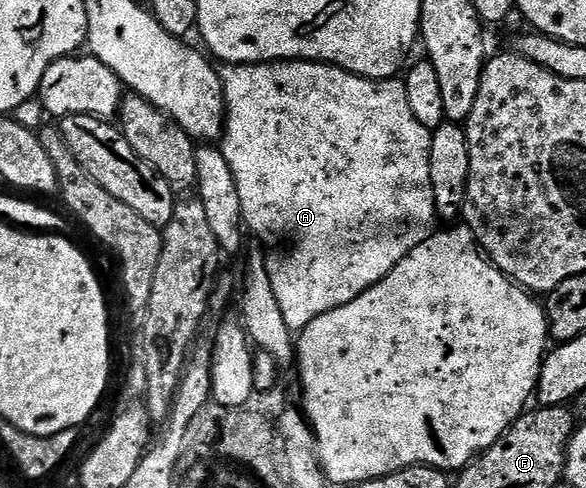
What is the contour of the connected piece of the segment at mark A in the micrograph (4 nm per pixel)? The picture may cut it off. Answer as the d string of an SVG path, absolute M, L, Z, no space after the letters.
M268 61L265 65L229 65L221 64L218 69L220 82L224 88L224 108L226 120L222 138L222 152L230 171L234 171L234 183L238 187L238 199L242 203L243 224L257 237L259 244L266 250L270 284L274 286L274 295L282 306L282 315L293 331L303 331L318 315L334 311L374 287L418 243L422 243L437 228L438 214L434 203L434 187L430 179L430 147L432 130L422 127L410 111L406 99L406 87L403 80L371 81L354 75L337 65L325 65L322 61Z

